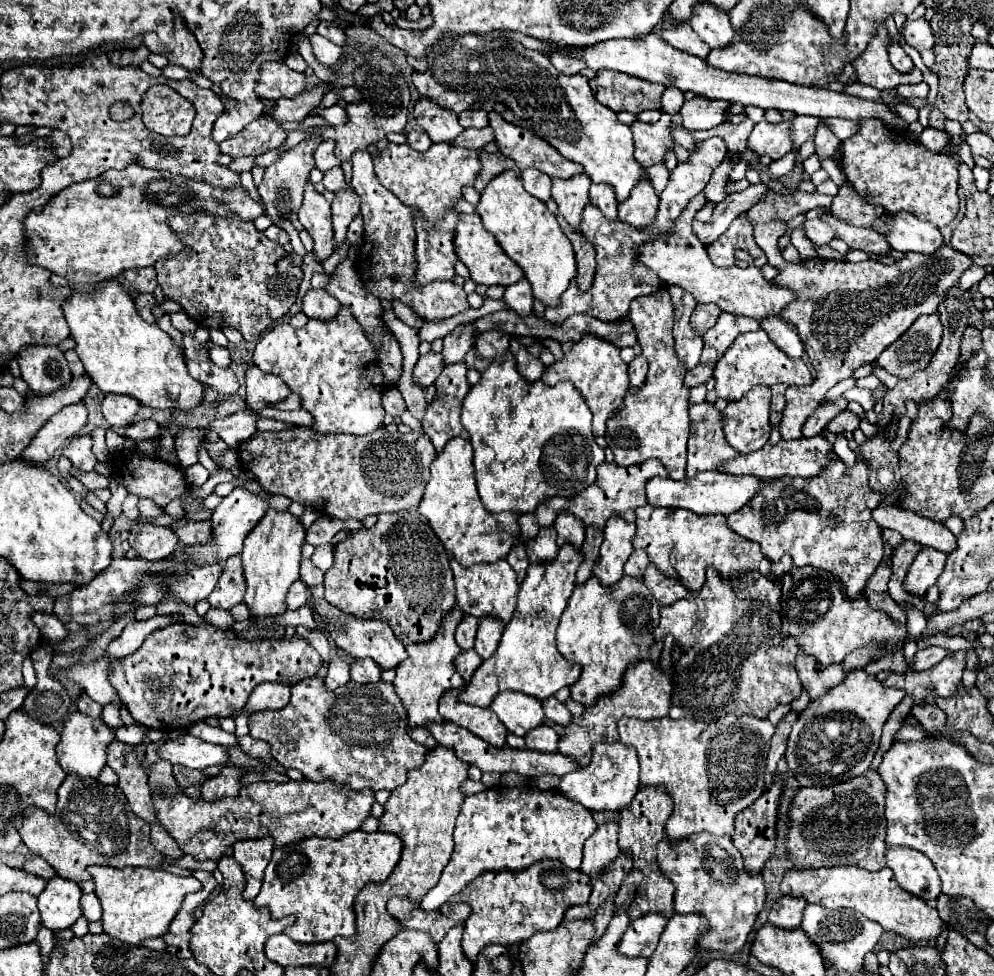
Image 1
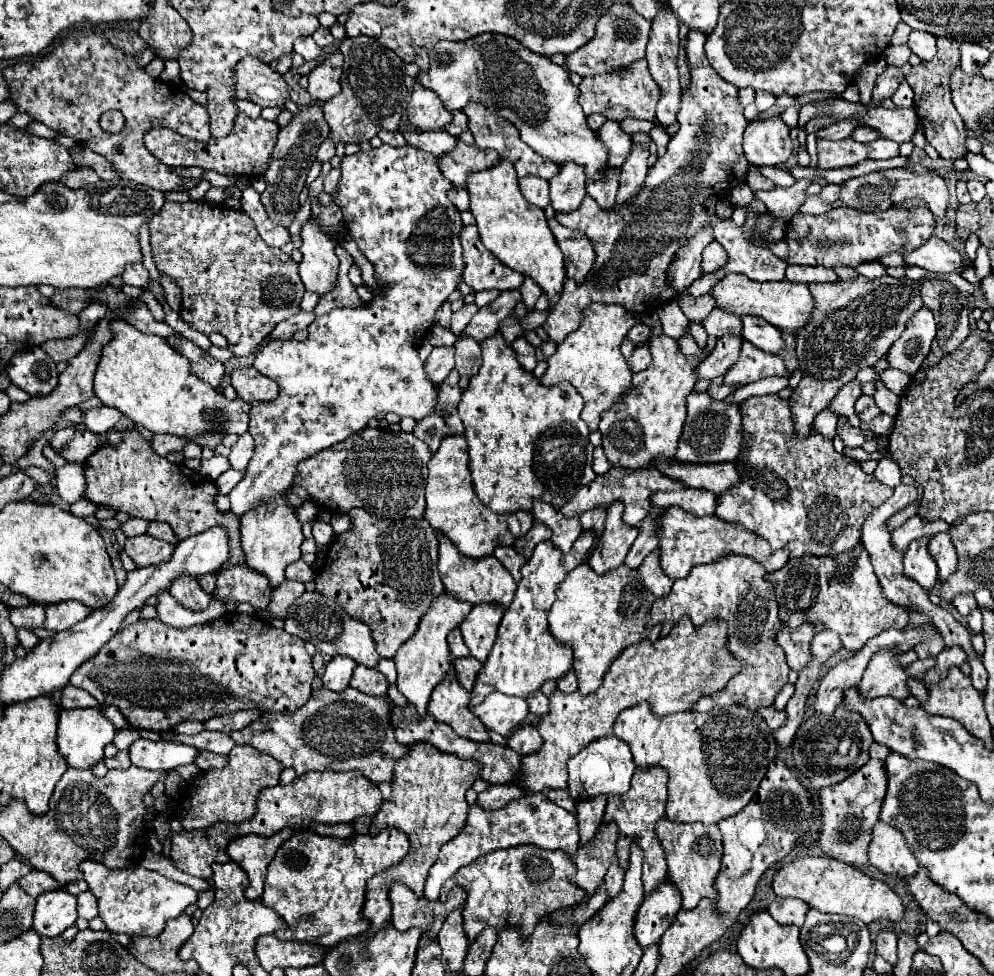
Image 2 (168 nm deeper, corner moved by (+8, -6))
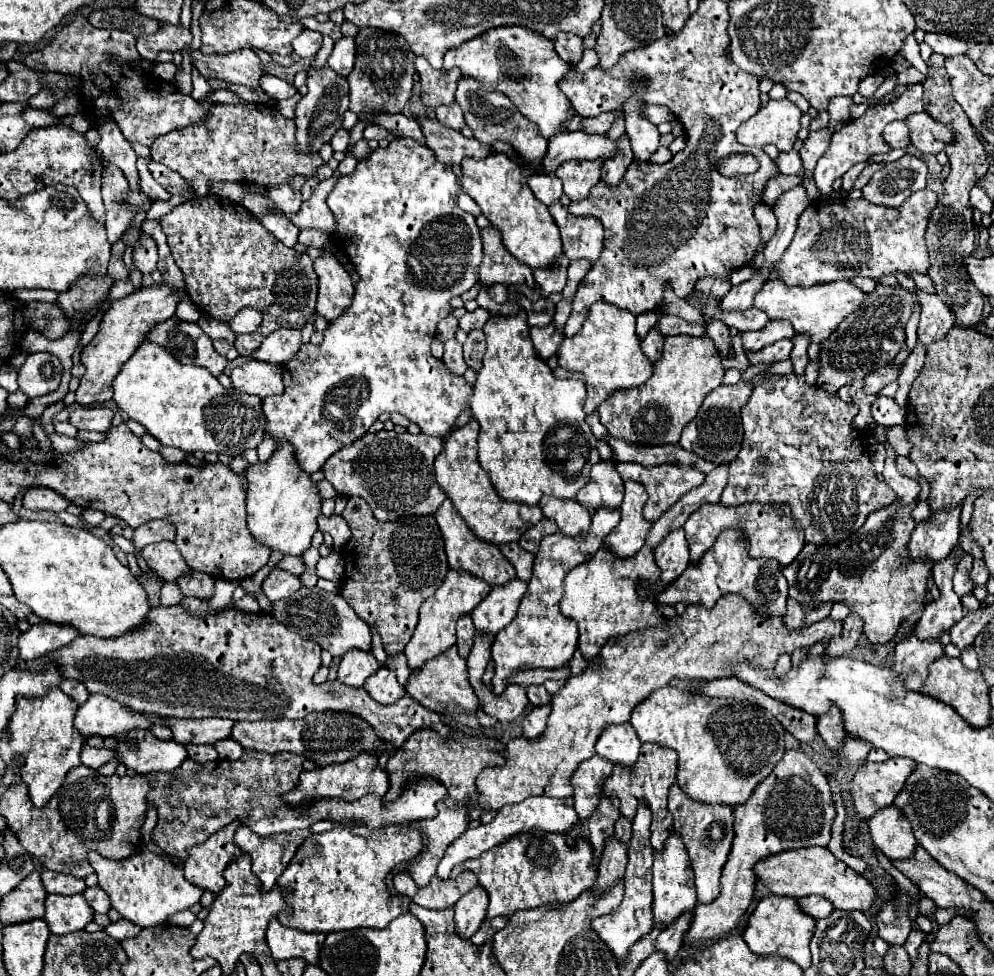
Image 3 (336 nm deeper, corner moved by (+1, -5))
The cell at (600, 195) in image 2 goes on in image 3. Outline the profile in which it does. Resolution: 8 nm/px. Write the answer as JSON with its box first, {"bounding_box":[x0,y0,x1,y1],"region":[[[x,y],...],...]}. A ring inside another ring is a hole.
{"bounding_box":[601,136,633,188],"region":[[[621,136],[617,142],[619,142],[619,154],[615,154],[615,158],[609,158],[601,166],[601,182],[605,182],[609,188],[615,188],[621,184],[621,180],[625,178],[627,166],[633,162],[627,136]]]}

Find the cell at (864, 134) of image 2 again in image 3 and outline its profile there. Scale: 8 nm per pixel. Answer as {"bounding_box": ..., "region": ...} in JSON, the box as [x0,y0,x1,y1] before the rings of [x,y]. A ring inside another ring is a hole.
{"bounding_box":[883,120,909,148],"region":[[[903,120],[891,122],[885,126],[883,130],[883,140],[891,146],[891,148],[907,148],[909,146],[909,132]]]}

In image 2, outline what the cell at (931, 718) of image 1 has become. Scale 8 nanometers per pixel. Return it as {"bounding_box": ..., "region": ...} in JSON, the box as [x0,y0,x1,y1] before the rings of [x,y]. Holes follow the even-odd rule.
{"bounding_box":[908,678,928,704],"region":[[[912,678],[908,680],[908,686],[910,687],[911,694],[914,695],[921,704],[924,704],[928,699],[928,692],[925,685]]]}

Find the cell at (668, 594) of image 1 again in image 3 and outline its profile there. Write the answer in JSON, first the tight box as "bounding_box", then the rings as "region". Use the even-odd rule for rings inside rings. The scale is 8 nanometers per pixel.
{"bounding_box":[655,528,689,586],"region":[[[683,528],[671,532],[661,546],[655,548],[655,562],[661,570],[661,582],[669,586],[675,578],[679,578],[689,566],[689,548],[683,534]]]}

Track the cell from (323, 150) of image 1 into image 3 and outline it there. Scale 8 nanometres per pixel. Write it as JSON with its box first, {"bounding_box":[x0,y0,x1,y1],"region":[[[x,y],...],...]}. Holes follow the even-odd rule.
{"bounding_box":[331,128,349,152],"region":[[[343,128],[335,134],[335,138],[331,140],[331,148],[333,152],[345,152],[349,146],[349,132],[345,132]]]}

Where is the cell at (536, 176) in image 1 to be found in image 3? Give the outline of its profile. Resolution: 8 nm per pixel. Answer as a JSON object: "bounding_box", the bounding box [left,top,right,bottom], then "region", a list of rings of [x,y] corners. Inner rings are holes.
{"bounding_box":[529,174,563,206],"region":[[[529,174],[529,188],[545,206],[551,206],[563,196],[561,182],[555,174]]]}

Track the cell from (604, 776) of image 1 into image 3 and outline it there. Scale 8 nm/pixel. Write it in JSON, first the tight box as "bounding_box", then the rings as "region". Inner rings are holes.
{"bounding_box":[595,722,641,770],"region":[[[629,722],[619,726],[609,726],[607,732],[599,736],[599,742],[595,746],[597,756],[609,760],[615,766],[623,766],[631,770],[639,758],[641,742]]]}

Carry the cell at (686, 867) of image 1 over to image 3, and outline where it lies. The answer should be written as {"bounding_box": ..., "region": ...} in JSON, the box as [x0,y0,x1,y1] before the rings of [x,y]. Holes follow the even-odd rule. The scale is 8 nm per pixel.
{"bounding_box":[667,784,733,904],"region":[[[675,784],[669,790],[667,810],[673,814],[673,832],[683,840],[687,854],[691,858],[691,868],[695,872],[695,888],[697,900],[701,904],[709,904],[719,894],[719,876],[721,868],[727,860],[733,840],[733,810],[729,806],[719,804],[703,804],[691,802],[687,794],[683,794]]]}

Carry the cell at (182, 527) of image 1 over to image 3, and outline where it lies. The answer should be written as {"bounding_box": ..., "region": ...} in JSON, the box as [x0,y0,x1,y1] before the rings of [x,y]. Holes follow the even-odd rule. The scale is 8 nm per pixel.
{"bounding_box":[133,520,175,550],"region":[[[151,520],[135,528],[133,544],[137,550],[143,550],[143,546],[161,542],[161,540],[175,540],[175,526],[165,520]]]}

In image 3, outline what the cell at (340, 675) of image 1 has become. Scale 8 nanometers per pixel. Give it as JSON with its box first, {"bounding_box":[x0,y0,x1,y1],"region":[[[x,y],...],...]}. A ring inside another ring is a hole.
{"bounding_box":[337,650,379,686],"region":[[[349,650],[339,664],[337,680],[347,686],[363,686],[365,678],[379,668],[373,654],[363,654],[363,650]]]}

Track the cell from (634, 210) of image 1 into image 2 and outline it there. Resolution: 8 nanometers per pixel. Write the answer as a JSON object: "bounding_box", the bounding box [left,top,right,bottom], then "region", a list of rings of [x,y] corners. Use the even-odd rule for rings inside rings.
{"bounding_box":[616,143,650,205],"region":[[[632,143],[632,155],[628,155],[624,165],[620,167],[620,189],[616,199],[618,205],[630,201],[642,189],[648,173],[648,165],[646,165],[648,155],[650,153],[646,147],[642,147],[640,143]]]}

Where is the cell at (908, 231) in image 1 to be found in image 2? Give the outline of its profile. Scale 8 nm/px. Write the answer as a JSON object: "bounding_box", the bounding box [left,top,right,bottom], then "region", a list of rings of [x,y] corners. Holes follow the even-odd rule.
{"bounding_box":[904,237,978,283],"region":[[[930,237],[922,247],[914,249],[912,253],[906,253],[904,259],[910,265],[922,267],[932,273],[958,273],[970,283],[978,283],[978,275],[974,271],[974,265],[964,265],[964,257],[946,241],[940,237]]]}

